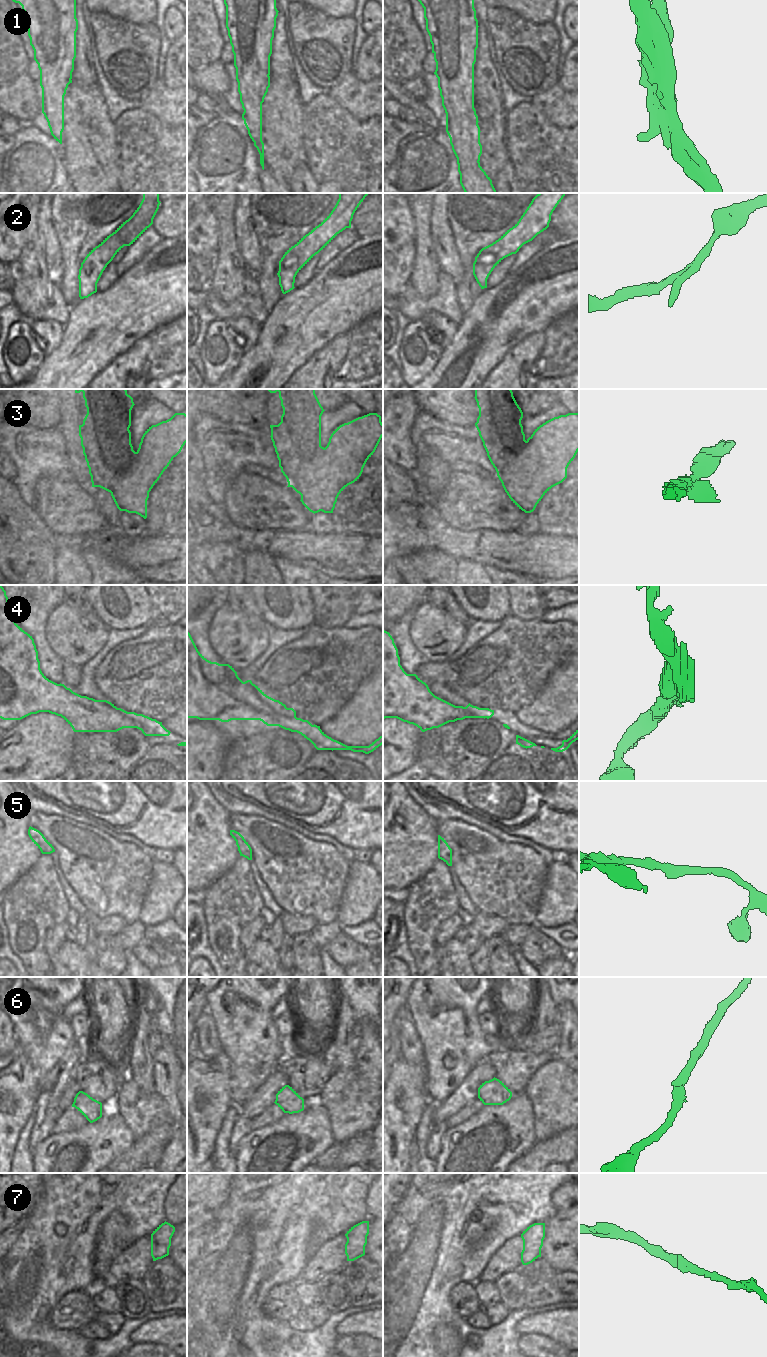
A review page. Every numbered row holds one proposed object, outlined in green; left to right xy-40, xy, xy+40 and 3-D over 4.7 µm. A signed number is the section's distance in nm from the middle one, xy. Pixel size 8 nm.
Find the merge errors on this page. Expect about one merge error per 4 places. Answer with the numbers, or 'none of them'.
1, 3

